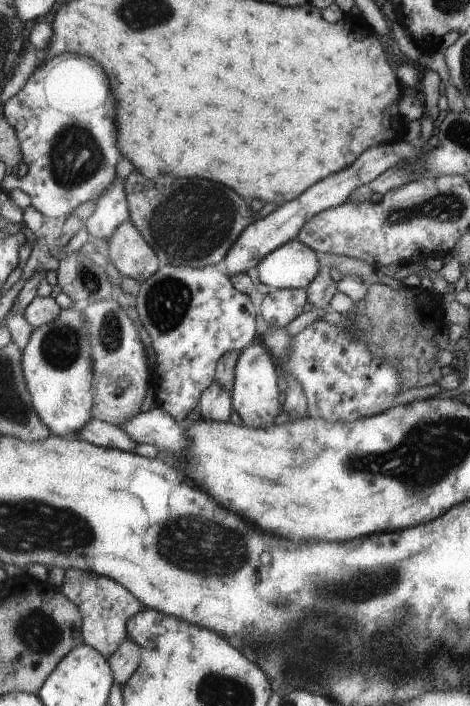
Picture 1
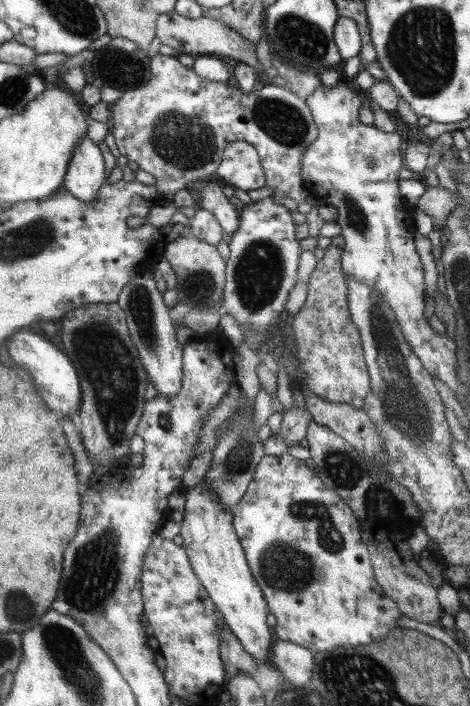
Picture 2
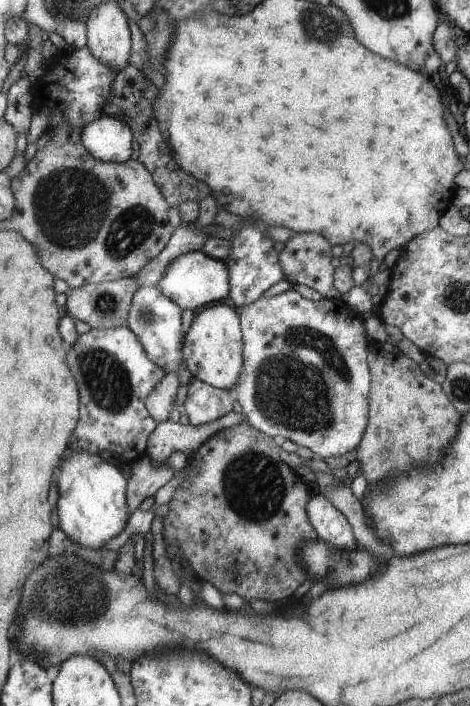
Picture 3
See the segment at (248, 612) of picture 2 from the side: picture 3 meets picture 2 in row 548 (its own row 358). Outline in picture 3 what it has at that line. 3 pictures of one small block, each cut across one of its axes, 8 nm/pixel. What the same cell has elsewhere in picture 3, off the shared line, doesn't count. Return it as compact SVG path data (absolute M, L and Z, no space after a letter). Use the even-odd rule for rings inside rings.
M219 301L195 314L188 333L185 334L182 355L185 377L193 376L209 386L232 390L241 374L243 364L243 334L238 309L228 301Z

